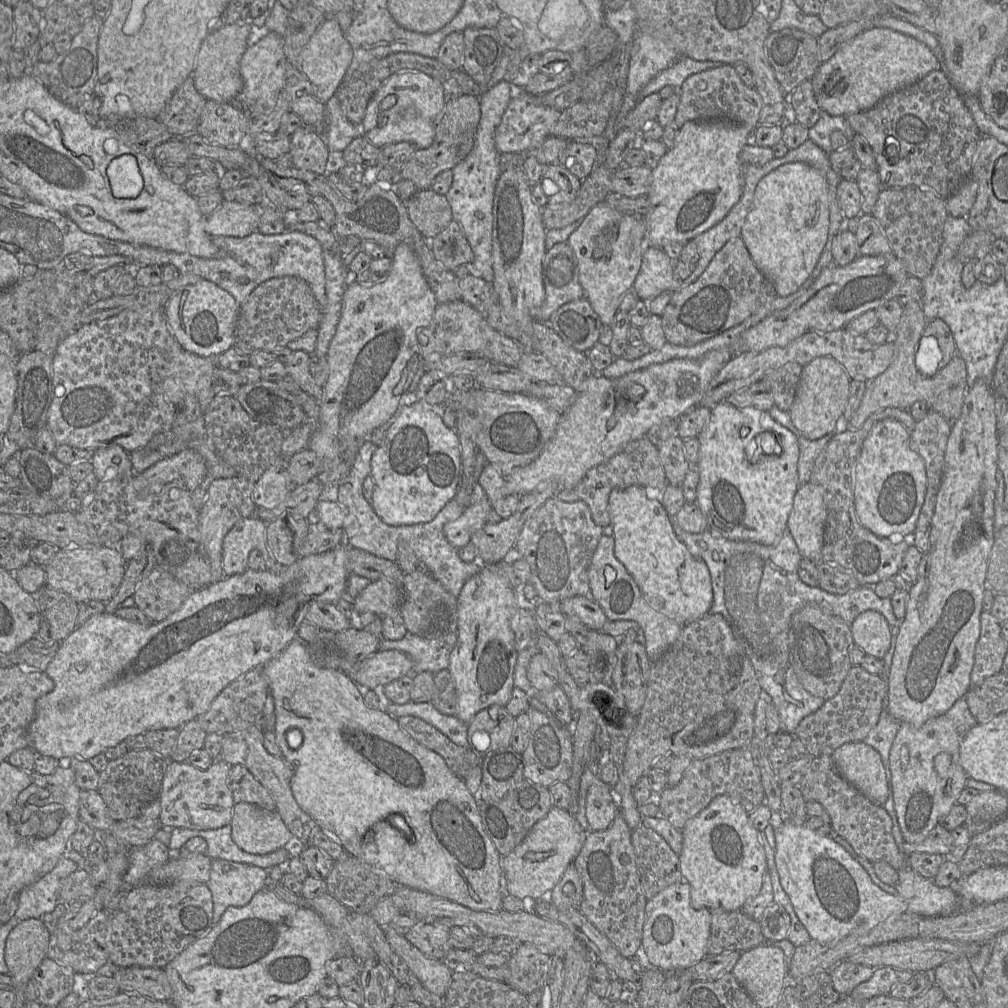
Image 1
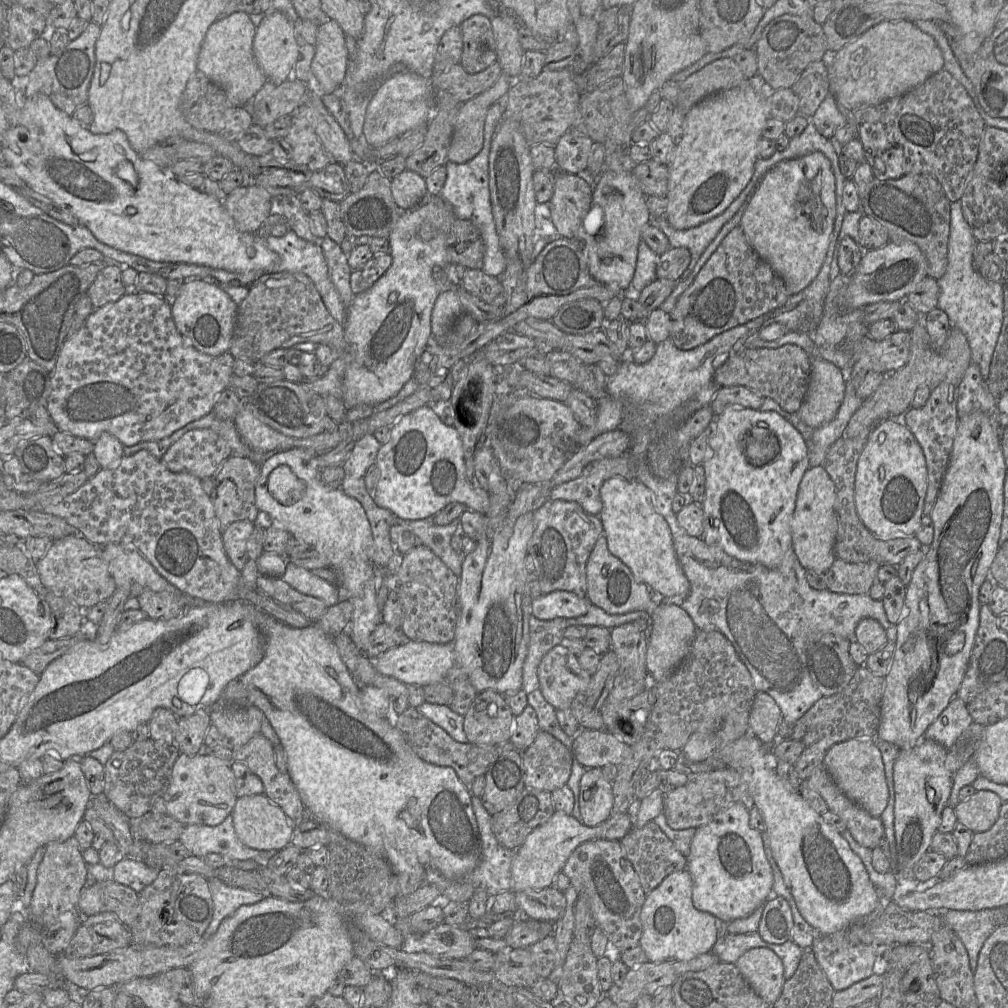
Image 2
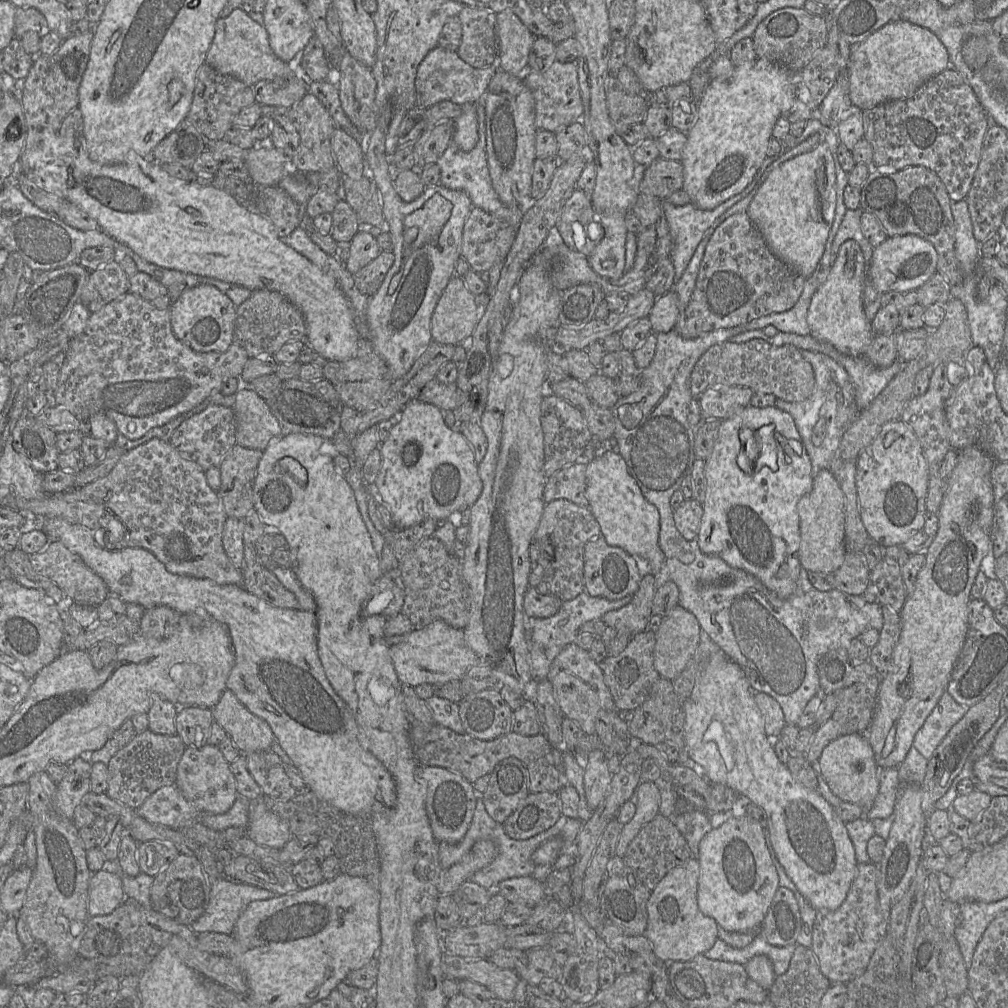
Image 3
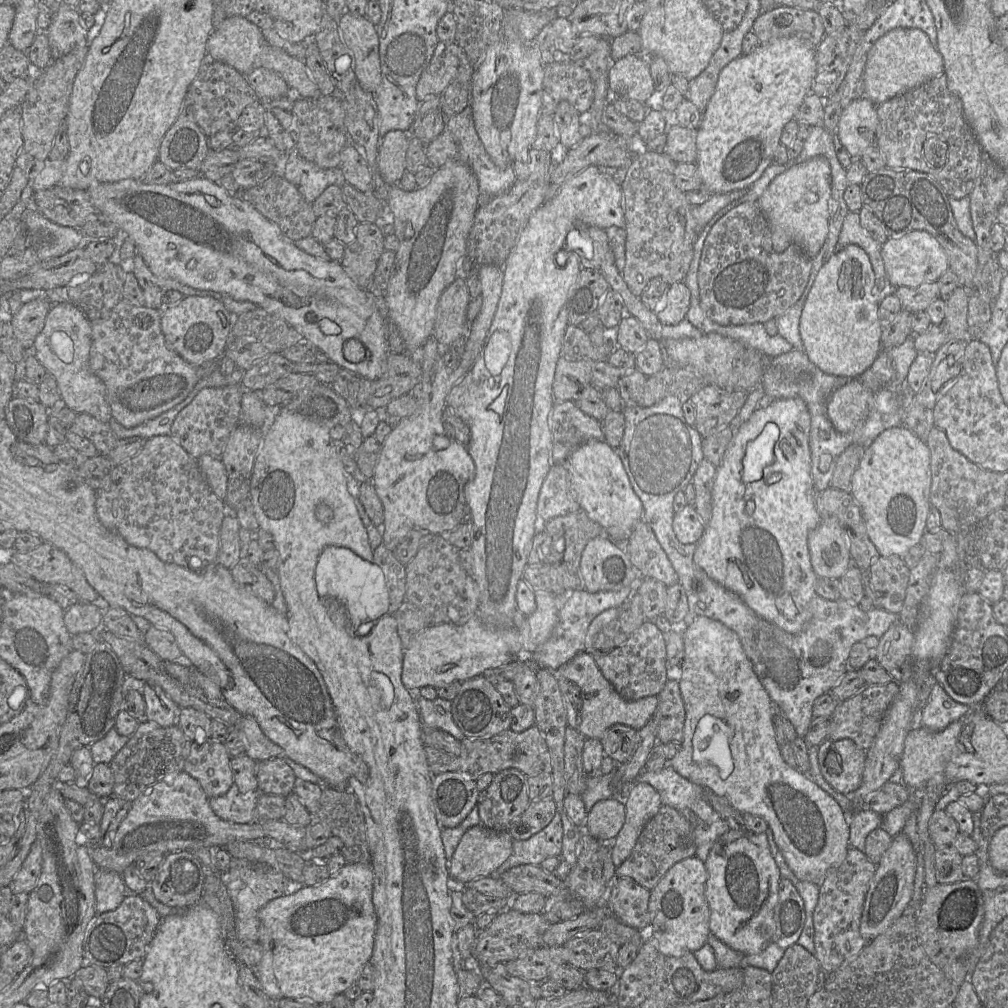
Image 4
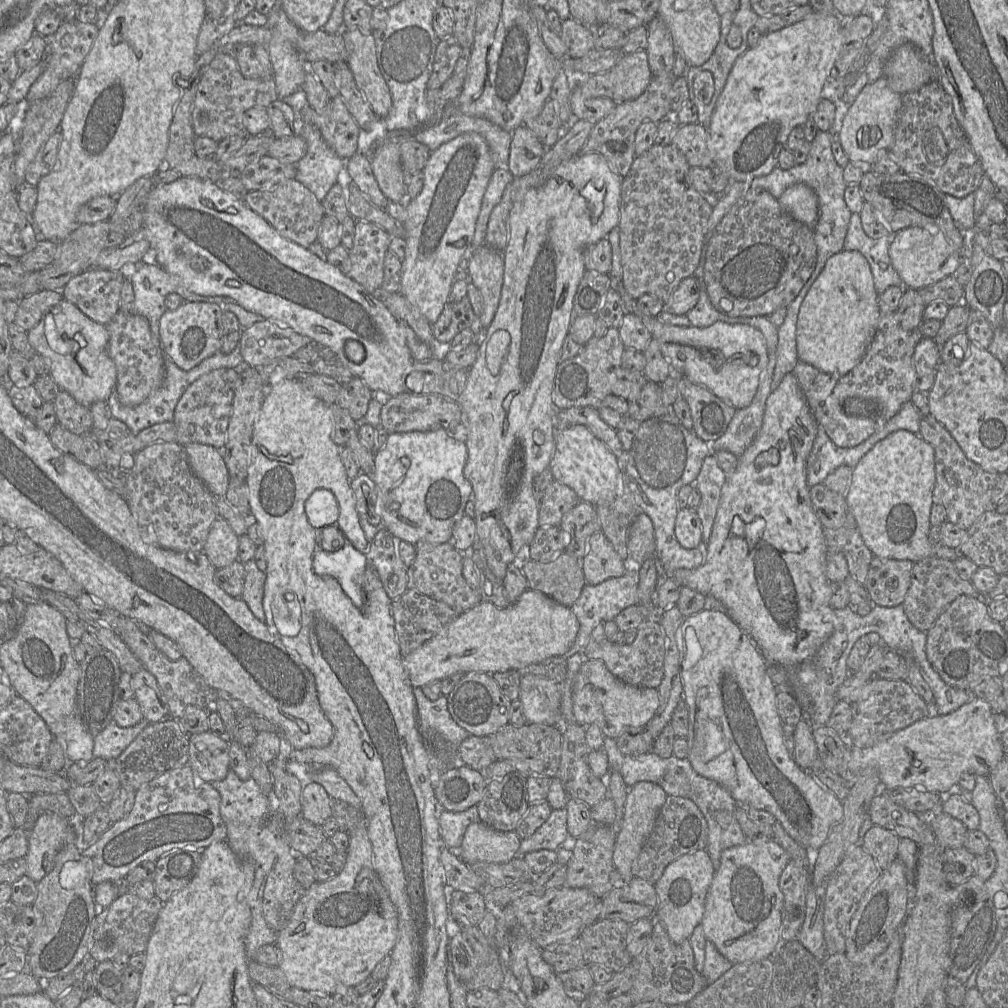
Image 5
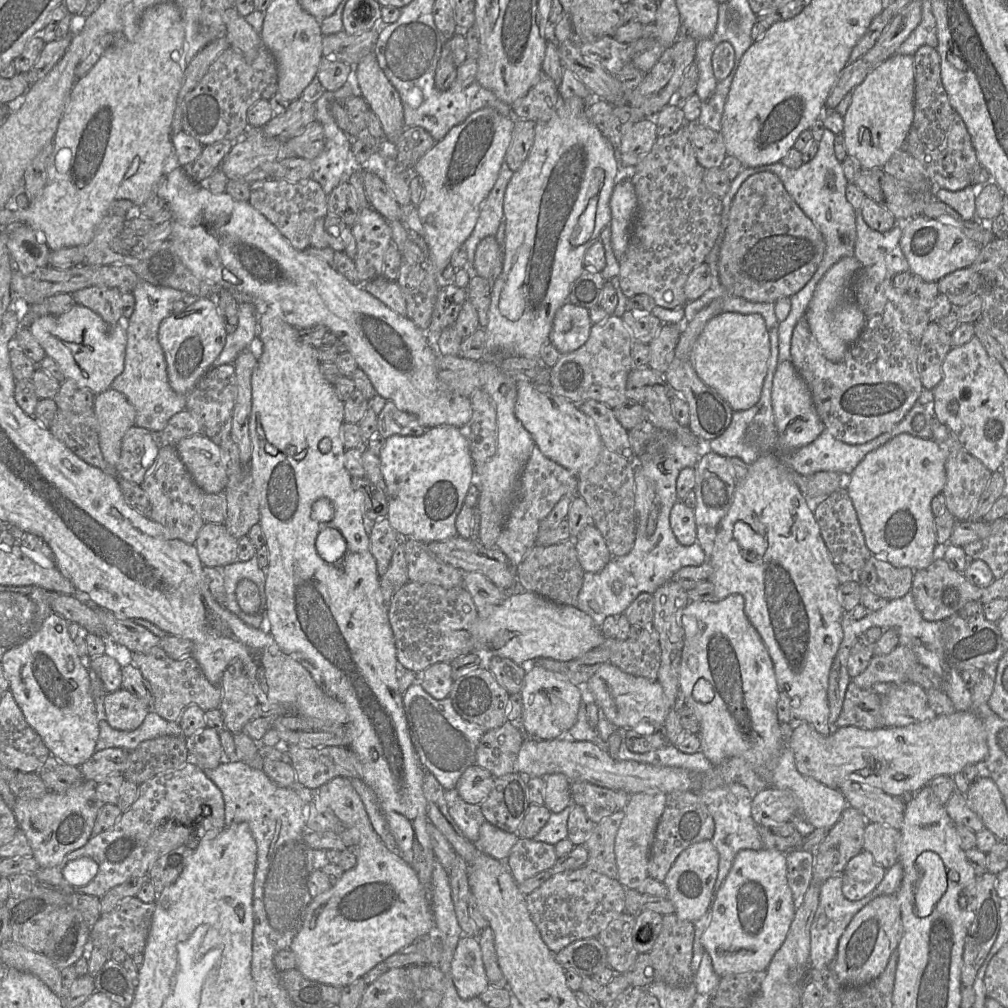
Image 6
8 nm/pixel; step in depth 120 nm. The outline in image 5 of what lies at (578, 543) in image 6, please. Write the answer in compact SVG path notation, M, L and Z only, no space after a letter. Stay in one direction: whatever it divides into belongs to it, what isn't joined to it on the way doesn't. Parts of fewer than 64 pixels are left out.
M597 531L589 537L581 564L585 582L590 585L620 577L626 569L640 569L640 565L634 560L622 560L602 531Z

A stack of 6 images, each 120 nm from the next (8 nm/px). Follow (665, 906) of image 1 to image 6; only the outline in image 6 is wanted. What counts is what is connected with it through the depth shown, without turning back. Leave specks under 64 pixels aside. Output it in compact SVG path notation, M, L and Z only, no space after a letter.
M711 840L695 843L677 857L663 883L679 919L694 923L707 912L718 875L718 863L719 854Z

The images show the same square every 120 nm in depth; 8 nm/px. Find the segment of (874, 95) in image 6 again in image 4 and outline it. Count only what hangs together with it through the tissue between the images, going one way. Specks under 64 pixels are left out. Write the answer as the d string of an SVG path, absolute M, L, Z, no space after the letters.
M862 97L842 110L838 137L849 155L853 159L860 159L867 148L876 145L878 126L877 105Z

